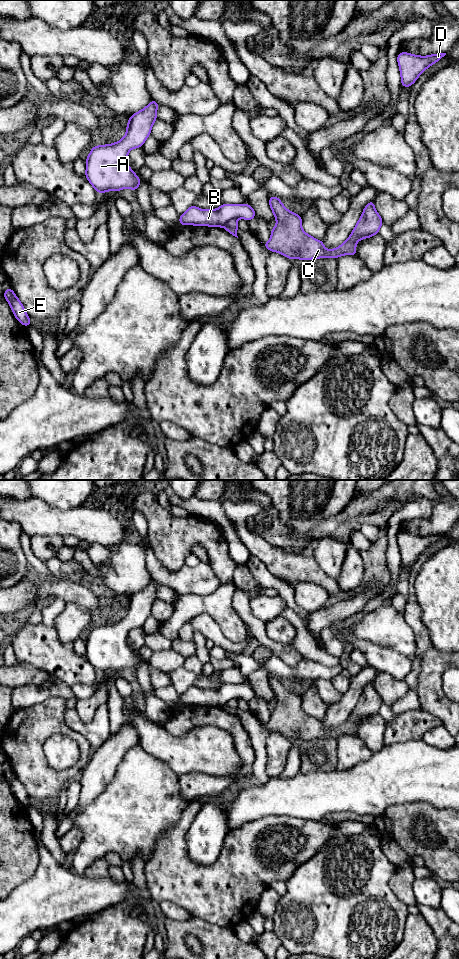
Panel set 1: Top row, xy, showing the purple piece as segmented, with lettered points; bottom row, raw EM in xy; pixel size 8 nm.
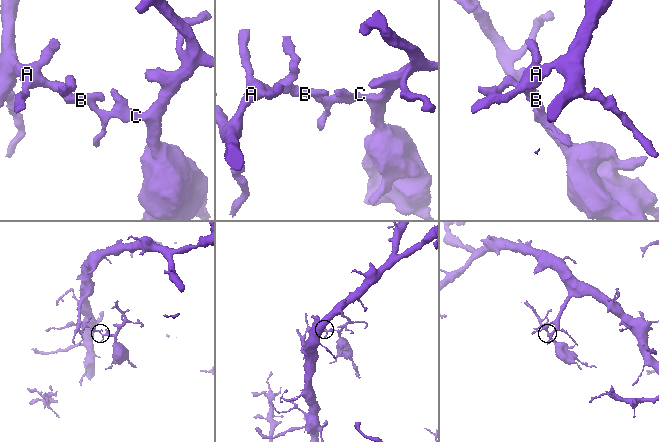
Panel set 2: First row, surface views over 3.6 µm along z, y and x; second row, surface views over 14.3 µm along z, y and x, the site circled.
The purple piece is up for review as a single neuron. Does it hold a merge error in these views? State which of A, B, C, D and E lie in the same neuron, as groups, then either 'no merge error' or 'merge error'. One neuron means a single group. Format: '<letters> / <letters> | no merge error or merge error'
A B E / C D | merge error

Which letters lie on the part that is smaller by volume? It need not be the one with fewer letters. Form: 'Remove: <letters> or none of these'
Remove: C, D

